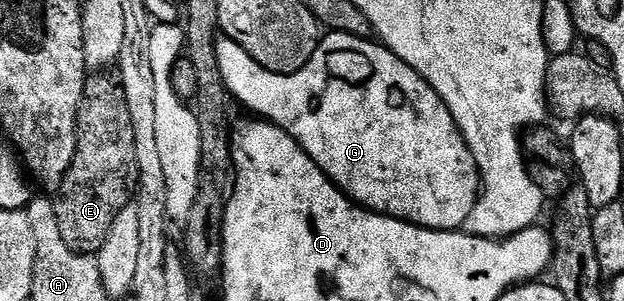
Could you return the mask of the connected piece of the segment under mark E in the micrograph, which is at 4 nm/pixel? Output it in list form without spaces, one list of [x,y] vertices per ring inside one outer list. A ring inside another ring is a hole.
[[[98,72],[87,77],[86,87],[78,109],[78,147],[74,153],[74,163],[56,191],[54,211],[60,224],[60,236],[68,248],[78,254],[97,255],[98,249],[108,240],[112,223],[120,216],[122,209],[131,205],[138,184],[136,164],[136,135],[132,132],[132,116],[128,112],[128,100],[124,100],[124,88],[117,77],[106,72]]]

